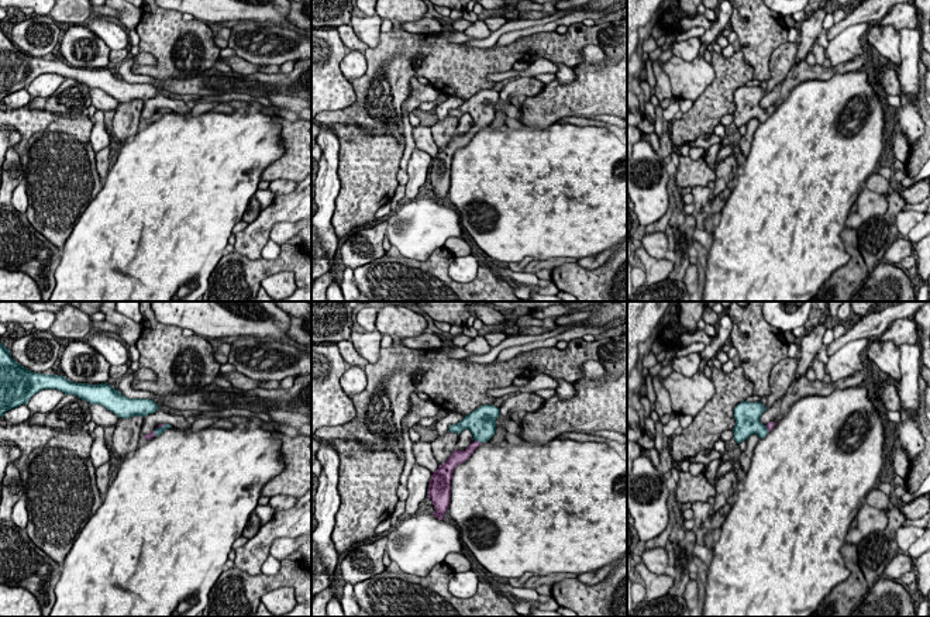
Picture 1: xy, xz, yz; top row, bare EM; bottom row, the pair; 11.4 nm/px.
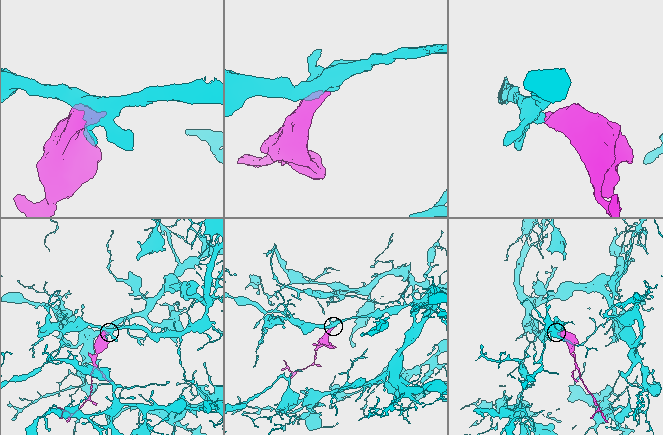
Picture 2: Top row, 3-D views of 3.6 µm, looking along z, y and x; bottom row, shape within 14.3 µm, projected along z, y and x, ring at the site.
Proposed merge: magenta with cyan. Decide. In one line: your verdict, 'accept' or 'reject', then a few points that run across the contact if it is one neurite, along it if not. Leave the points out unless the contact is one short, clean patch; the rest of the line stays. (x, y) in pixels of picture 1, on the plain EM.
accept; line xz (461, 140), (478, 126), (482, 117), (482, 106)

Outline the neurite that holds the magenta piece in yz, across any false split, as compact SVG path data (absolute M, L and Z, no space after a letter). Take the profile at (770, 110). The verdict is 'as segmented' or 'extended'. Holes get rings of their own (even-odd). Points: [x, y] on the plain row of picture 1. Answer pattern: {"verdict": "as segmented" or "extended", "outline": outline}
{"verdict": "extended", "outline": "M745 85L737 89L734 93L736 111L733 113L733 123L737 128L745 125L752 118L757 118L760 123L765 123L776 110L775 106L771 106L767 110L760 106L765 94L767 92L761 86L750 87Z"}

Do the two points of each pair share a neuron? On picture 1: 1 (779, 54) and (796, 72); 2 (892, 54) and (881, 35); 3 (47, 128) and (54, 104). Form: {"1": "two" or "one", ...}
{"1": "two", "2": "one", "3": "two"}

